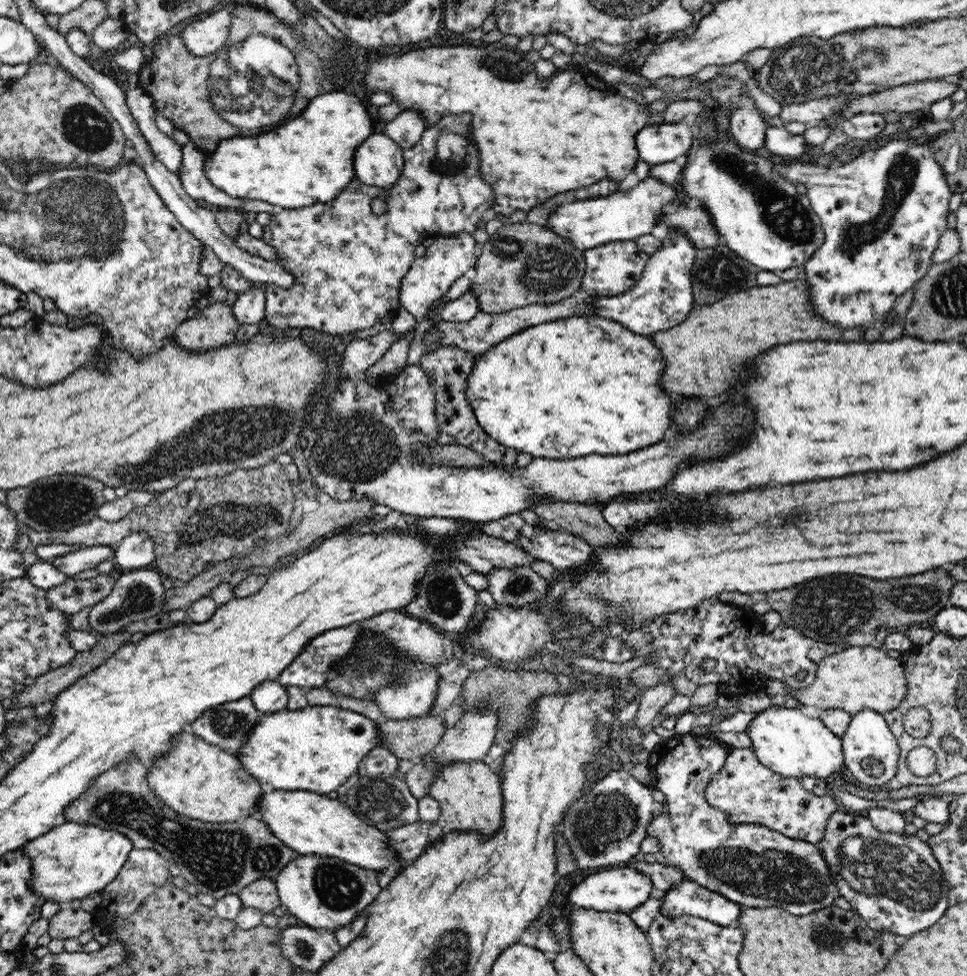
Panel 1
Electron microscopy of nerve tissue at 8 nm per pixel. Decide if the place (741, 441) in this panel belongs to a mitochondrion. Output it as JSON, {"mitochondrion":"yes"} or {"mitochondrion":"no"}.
{"mitochondrion":"no"}

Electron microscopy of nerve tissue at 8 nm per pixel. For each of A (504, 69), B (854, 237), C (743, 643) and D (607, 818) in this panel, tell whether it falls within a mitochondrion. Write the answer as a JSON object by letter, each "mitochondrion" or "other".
{"A":"mitochondrion","B":"mitochondrion","C":"other","D":"mitochondrion"}

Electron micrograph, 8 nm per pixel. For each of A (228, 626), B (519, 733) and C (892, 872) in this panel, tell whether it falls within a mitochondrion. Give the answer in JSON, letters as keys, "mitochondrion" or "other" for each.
{"A":"other","B":"other","C":"mitochondrion"}

